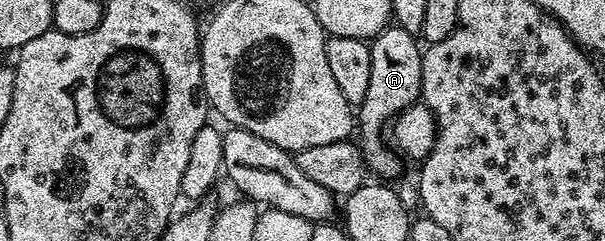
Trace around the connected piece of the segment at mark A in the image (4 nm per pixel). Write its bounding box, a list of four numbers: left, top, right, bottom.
[358,23,422,179]

